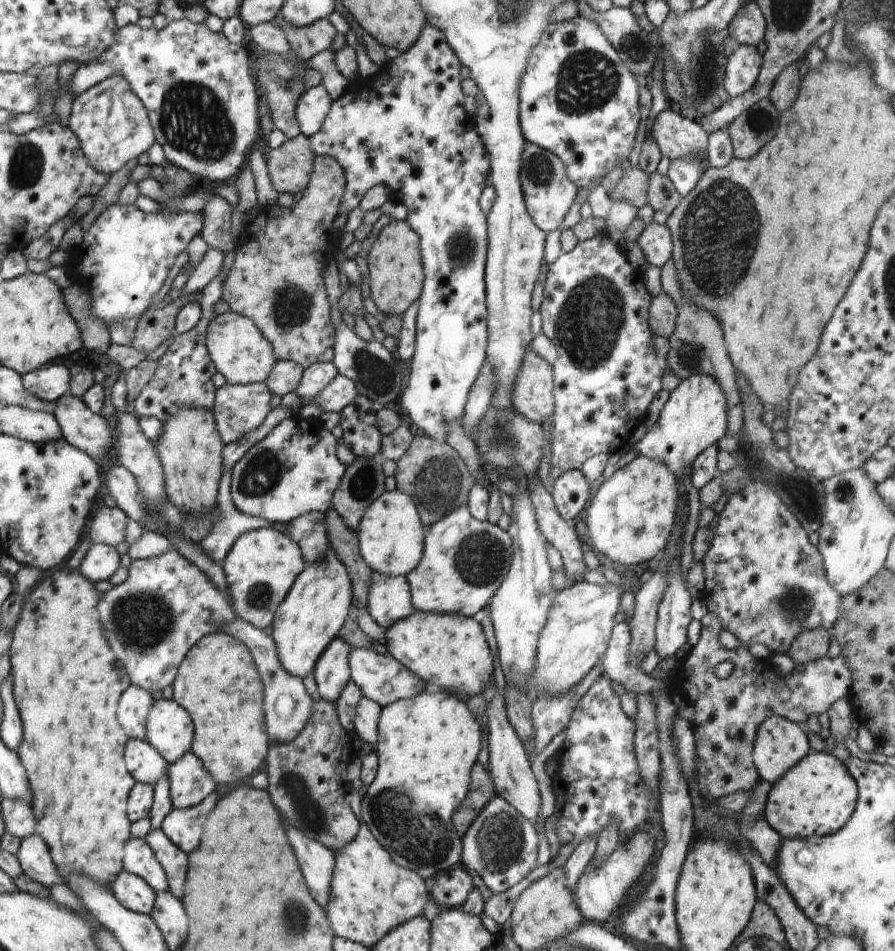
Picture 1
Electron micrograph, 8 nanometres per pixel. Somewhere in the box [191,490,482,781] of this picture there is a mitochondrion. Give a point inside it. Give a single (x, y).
(260, 595)

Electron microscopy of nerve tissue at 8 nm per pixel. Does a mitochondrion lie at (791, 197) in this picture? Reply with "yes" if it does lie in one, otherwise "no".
no

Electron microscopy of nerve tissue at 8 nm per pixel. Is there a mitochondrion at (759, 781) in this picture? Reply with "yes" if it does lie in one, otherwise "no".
no

